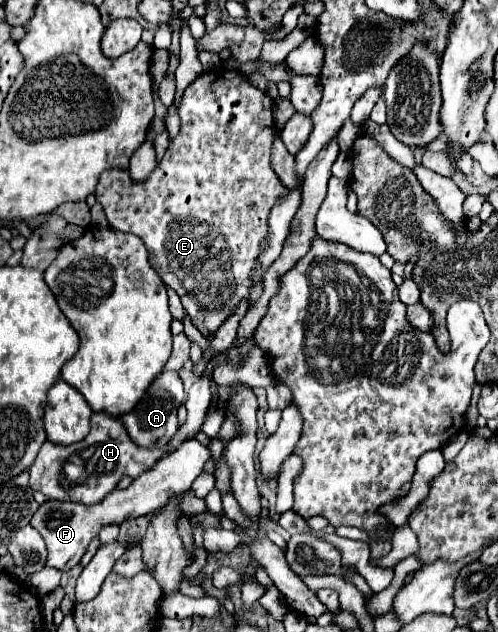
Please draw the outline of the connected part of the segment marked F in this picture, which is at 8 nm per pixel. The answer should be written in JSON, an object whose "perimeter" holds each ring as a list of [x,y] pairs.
{"perimeter":[[[187,440],[179,450],[163,458],[153,470],[147,470],[145,474],[135,478],[127,490],[115,490],[113,494],[109,494],[109,498],[105,498],[105,502],[99,502],[97,506],[81,506],[75,502],[57,502],[57,500],[43,502],[31,518],[31,526],[37,528],[37,532],[45,540],[47,546],[45,566],[57,568],[61,572],[69,572],[73,566],[79,564],[89,542],[99,534],[103,526],[121,524],[125,520],[151,514],[157,508],[161,508],[165,500],[171,498],[173,494],[187,492],[193,480],[203,472],[203,464],[209,458],[211,454],[207,446],[199,444],[197,440]]]}

